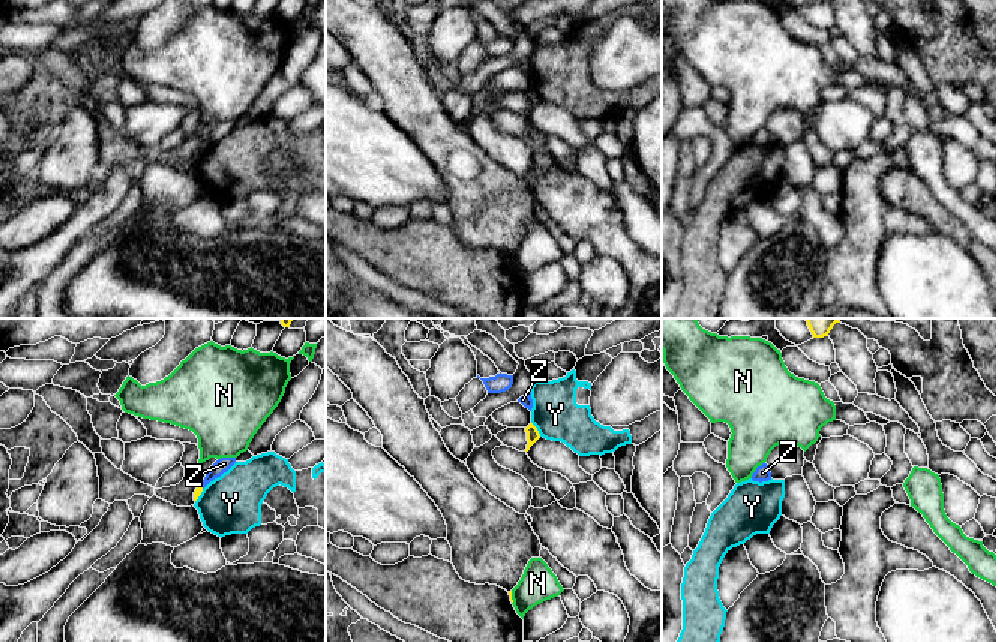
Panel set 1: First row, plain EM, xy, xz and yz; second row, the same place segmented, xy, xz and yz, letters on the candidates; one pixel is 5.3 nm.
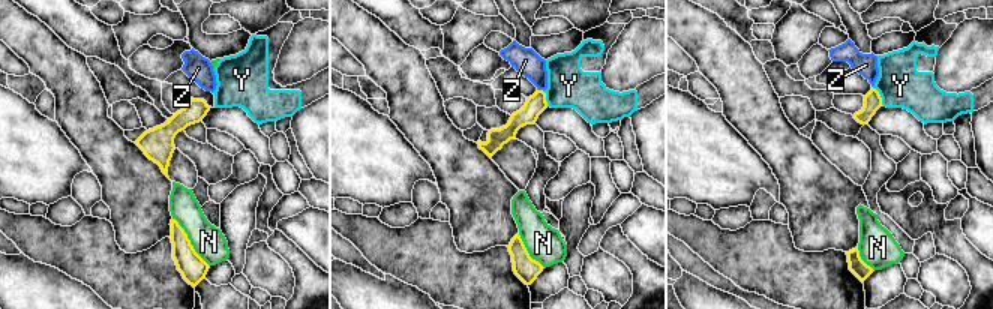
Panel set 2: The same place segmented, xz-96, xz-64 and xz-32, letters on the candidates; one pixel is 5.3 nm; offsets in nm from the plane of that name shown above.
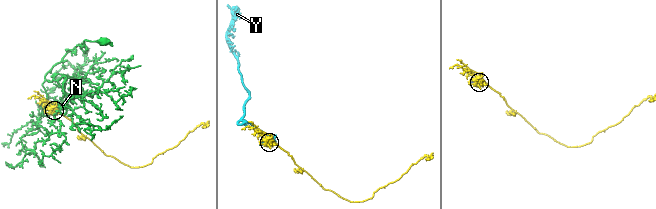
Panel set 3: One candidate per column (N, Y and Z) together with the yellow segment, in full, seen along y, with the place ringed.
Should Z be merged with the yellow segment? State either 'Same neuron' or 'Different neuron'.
Different neuron

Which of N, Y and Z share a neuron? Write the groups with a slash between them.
N / Y / Z

